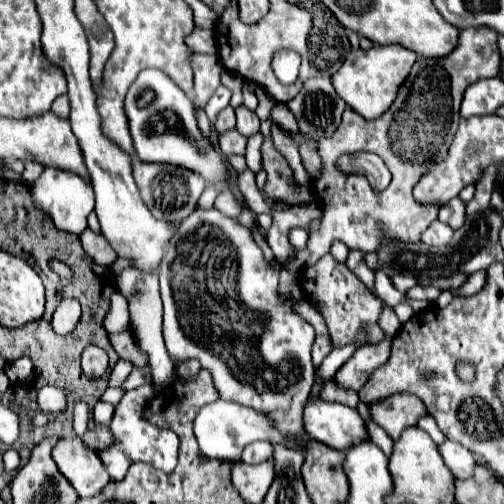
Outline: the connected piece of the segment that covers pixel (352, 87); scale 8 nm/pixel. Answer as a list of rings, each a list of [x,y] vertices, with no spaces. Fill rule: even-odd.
[[[388,44],[388,46],[372,46],[370,50],[356,50],[350,52],[340,70],[332,76],[332,84],[336,88],[336,94],[352,108],[356,110],[364,120],[376,120],[380,118],[396,100],[398,90],[406,82],[410,68],[418,60],[418,54],[400,46],[400,44]]]

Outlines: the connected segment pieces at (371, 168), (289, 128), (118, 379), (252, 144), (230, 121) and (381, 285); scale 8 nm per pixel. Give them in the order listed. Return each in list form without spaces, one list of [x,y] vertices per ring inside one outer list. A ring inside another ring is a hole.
[[[370,152],[356,154],[356,172],[364,174],[374,190],[384,190],[390,184],[390,172],[382,164],[382,160]]]
[[[278,104],[278,106],[272,110],[270,118],[272,118],[272,122],[274,122],[278,128],[282,128],[284,132],[288,132],[288,134],[292,134],[292,136],[296,136],[296,134],[298,134],[296,118],[292,116],[292,112],[288,110],[288,106],[286,106],[286,104]]]
[[[118,360],[118,364],[114,366],[114,370],[112,370],[112,378],[110,378],[110,386],[120,386],[126,378],[128,378],[128,374],[134,370],[134,366],[130,366],[130,362],[122,362],[122,360]]]
[[[254,134],[248,138],[248,144],[246,144],[246,164],[250,170],[258,172],[262,168],[262,156],[260,156],[260,146],[262,146],[262,134]]]
[[[226,106],[218,118],[216,118],[216,124],[214,124],[214,130],[216,132],[224,132],[224,130],[232,130],[236,126],[236,118],[234,118],[234,108],[232,106]]]
[[[376,272],[376,286],[374,286],[374,292],[378,298],[382,298],[388,306],[394,306],[402,300],[406,300],[406,296],[402,292],[398,292],[394,286],[392,286],[392,280],[384,274],[384,272]]]

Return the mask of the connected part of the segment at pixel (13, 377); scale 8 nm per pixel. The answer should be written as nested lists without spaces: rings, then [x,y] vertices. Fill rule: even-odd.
[[[18,358],[18,360],[10,362],[4,372],[6,372],[6,376],[10,378],[10,382],[16,386],[16,384],[24,382],[26,378],[30,378],[30,376],[34,374],[32,360],[30,360],[30,358]]]

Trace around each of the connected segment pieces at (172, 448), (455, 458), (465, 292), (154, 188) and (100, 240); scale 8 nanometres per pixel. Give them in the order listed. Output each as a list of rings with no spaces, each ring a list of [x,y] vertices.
[[[144,384],[140,388],[128,390],[120,400],[120,404],[116,406],[116,414],[112,418],[112,436],[116,438],[116,442],[104,452],[100,452],[100,458],[106,470],[110,472],[112,480],[122,480],[134,462],[149,463],[165,473],[171,473],[176,467],[180,450],[178,436],[172,430],[158,428],[144,418],[144,408],[152,398],[154,398],[152,384]]]
[[[446,440],[446,442],[440,446],[440,454],[442,454],[446,466],[450,466],[452,474],[454,474],[458,480],[470,478],[470,476],[474,474],[476,458],[474,458],[474,454],[472,454],[470,450],[466,450],[462,444]]]
[[[484,270],[482,272],[476,272],[476,274],[472,274],[470,278],[468,278],[468,282],[462,286],[462,288],[458,288],[458,290],[454,290],[458,296],[472,296],[472,294],[476,294],[476,292],[480,292],[480,288],[484,288],[484,284],[486,284],[486,274],[484,274]]]
[[[136,158],[134,162],[134,180],[140,190],[140,196],[148,210],[152,212],[154,218],[166,220],[166,222],[182,222],[198,204],[200,194],[206,188],[206,182],[200,174],[186,170],[182,166],[170,166],[170,164],[150,164],[150,162],[140,162]]]
[[[86,228],[80,234],[82,246],[86,250],[86,254],[100,266],[110,266],[116,260],[116,252],[112,250],[112,246],[108,244],[108,240],[102,236],[102,232],[92,232],[90,228]]]

